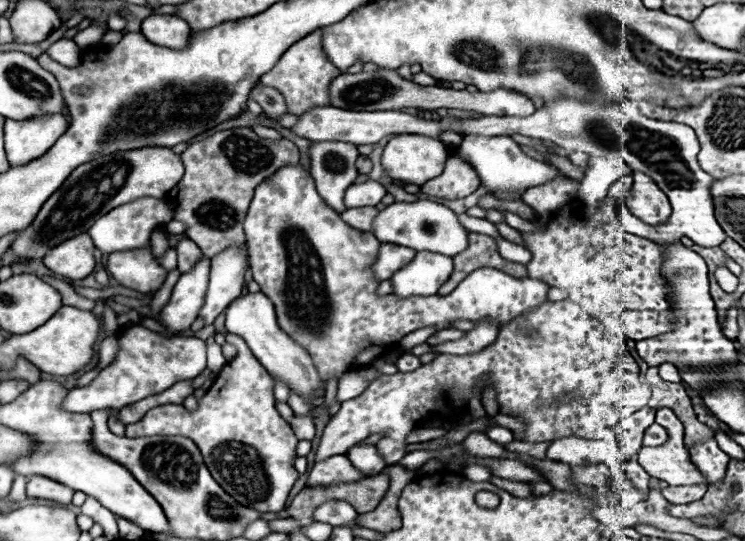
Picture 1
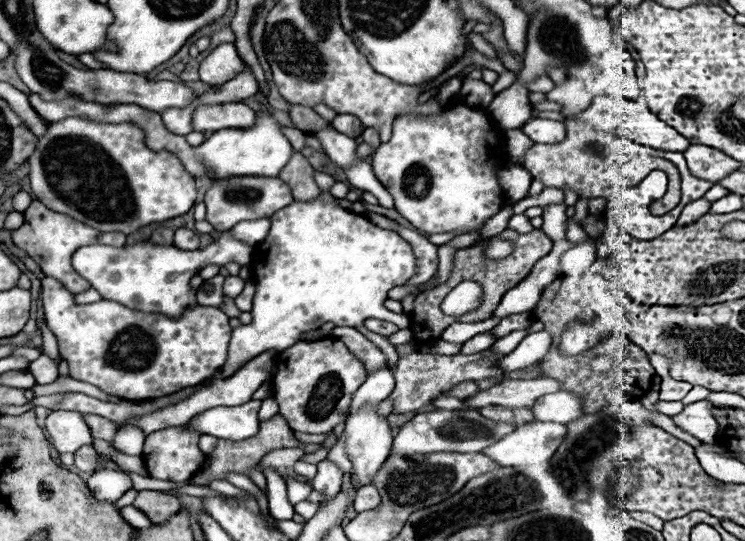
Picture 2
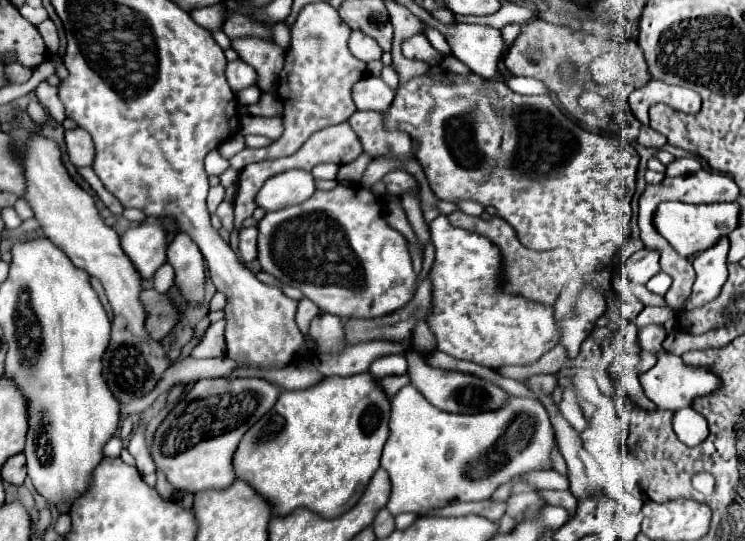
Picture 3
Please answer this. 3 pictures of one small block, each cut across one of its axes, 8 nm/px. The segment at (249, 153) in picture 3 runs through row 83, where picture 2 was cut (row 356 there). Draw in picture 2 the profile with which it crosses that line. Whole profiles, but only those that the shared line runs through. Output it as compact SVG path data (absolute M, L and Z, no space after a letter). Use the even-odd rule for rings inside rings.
M324 338L318 342L296 342L280 352L272 380L274 398L290 428L296 432L326 434L346 420L352 396L366 380L366 368L340 340Z

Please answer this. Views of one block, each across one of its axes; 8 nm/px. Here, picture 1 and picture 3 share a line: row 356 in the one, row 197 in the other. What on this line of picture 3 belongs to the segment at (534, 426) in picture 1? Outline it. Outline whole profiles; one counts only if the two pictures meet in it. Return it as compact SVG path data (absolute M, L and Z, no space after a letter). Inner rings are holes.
M424 72L422 76L416 76L416 78L398 86L396 98L394 98L392 106L386 110L382 122L384 122L384 128L406 132L418 144L416 158L422 164L428 186L438 200L446 200L446 202L476 200L484 206L494 206L498 210L496 214L516 230L522 246L526 246L530 250L552 250L552 248L564 246L576 256L578 262L584 262L584 266L602 268L602 266L608 266L612 262L612 258L616 256L616 252L622 248L624 240L630 234L632 196L636 194L636 172L638 172L638 164L640 164L640 156L638 156L636 148L630 142L620 140L620 136L602 136L602 134L592 134L588 130L580 128L576 122L572 122L570 118L566 118L560 112L560 108L552 102L552 98L548 94L522 96L522 94L512 92L502 82L484 80L478 74L460 76L460 74L450 74L450 72L440 72L440 74Z

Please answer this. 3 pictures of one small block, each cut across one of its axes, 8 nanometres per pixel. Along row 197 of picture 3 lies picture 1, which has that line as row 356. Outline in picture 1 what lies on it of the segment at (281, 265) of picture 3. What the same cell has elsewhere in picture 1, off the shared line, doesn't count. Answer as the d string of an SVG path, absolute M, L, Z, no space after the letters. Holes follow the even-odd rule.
M300 164L280 168L274 176L268 176L260 188L256 188L244 222L244 232L254 280L260 284L262 294L274 302L280 328L296 338L296 342L312 354L312 360L324 382L330 376L340 378L348 370L370 364L378 354L384 354L390 346L398 344L400 338L424 326L436 326L438 330L444 330L452 328L452 322L458 318L472 322L492 318L498 326L504 326L518 314L524 314L526 310L532 310L544 302L550 288L542 280L512 278L496 268L478 268L448 296L378 296L378 280L370 276L370 264L376 260L380 242L374 234L348 226L336 210L328 208L328 204L316 192L314 178Z

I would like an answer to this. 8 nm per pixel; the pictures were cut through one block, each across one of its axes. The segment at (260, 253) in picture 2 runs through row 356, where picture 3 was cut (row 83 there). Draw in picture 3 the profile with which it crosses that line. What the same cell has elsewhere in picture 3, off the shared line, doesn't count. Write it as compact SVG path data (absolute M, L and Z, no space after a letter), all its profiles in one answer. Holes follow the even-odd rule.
M242 60L228 62L224 74L226 74L228 86L232 88L232 92L238 92L242 88L248 88L248 86L256 84L256 72L254 72L254 68L250 68L248 64L244 64Z

